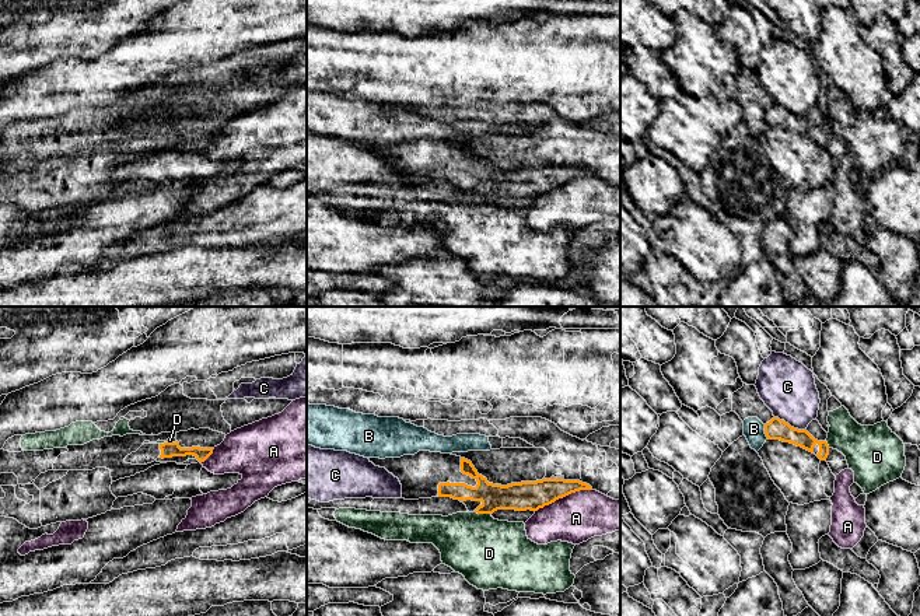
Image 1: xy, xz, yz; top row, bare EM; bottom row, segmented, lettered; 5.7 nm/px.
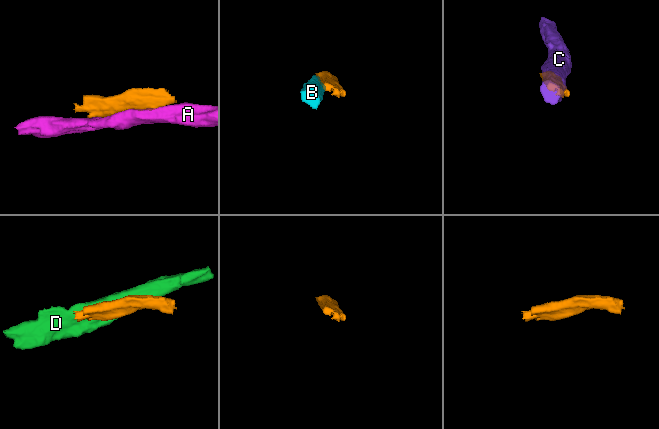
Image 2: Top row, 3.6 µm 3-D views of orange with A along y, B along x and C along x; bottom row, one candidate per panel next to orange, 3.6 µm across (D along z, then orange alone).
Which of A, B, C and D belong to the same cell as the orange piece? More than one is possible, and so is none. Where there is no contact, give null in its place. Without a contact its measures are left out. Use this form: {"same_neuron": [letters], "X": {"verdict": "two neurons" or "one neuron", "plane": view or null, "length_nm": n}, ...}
{"same_neuron": [], "A": {"verdict": "two neurons", "plane": "xz", "length_nm": 360}, "B": {"verdict": "two neurons", "plane": "yz", "length_nm": 90}, "C": {"verdict": "two neurons", "plane": "yz", "length_nm": 200}, "D": {"verdict": "two neurons", "plane": "xz", "length_nm": 100}}

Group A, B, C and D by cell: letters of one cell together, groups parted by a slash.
A / B / C / D

